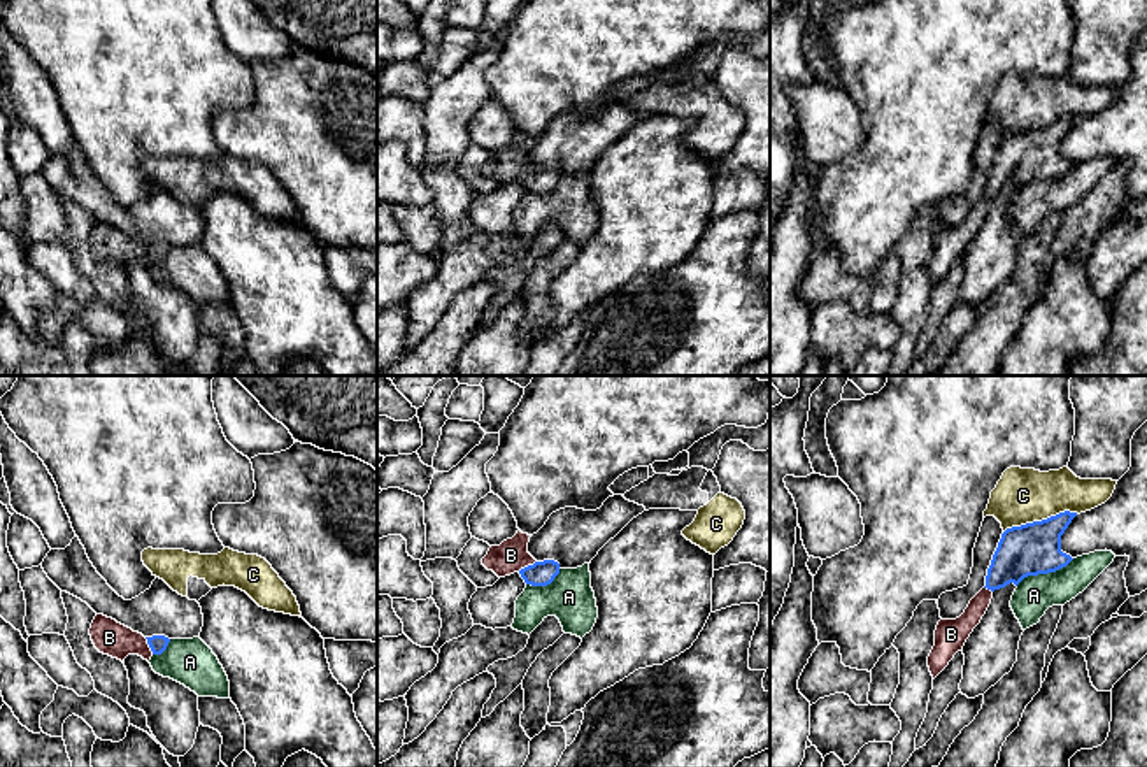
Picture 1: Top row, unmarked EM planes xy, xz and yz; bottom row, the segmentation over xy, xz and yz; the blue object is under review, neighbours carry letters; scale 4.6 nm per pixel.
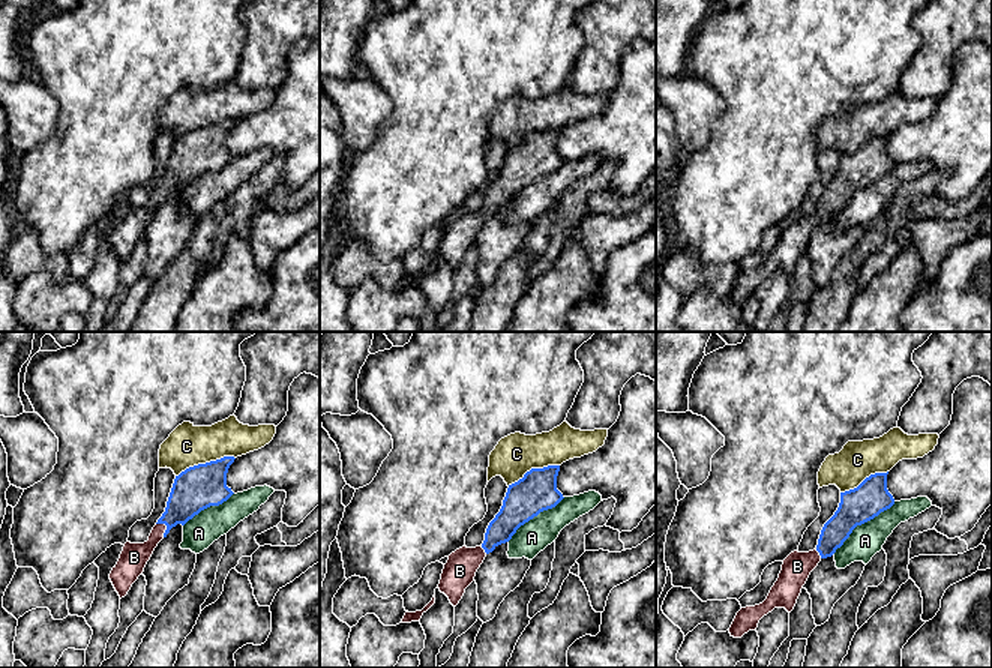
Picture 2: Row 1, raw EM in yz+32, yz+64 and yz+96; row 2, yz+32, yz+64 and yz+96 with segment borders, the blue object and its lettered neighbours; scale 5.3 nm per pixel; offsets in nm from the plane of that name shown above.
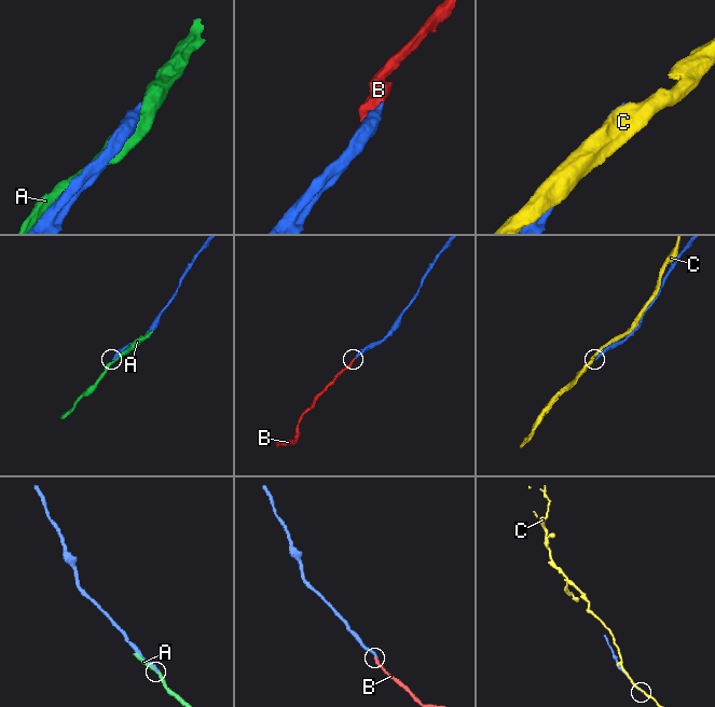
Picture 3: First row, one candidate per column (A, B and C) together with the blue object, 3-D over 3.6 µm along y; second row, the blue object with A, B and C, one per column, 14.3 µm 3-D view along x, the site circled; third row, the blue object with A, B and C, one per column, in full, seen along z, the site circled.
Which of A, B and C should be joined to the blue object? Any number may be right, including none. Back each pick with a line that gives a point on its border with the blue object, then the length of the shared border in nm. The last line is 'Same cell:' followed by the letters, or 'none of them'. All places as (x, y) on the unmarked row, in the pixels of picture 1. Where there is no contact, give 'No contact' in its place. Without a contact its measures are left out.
B: Touches blue at xz (528, 172). Shared border 100 nm
Same cell: B

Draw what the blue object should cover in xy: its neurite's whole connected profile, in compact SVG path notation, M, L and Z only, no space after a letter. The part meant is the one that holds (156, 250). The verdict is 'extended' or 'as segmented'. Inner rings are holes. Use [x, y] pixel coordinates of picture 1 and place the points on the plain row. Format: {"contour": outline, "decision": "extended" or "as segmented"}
{"contour": "M103 221L95 223L89 242L100 260L121 269L125 269L128 262L139 262L149 269L153 262L161 262L170 249L165 242L144 244Z", "decision": "extended"}

